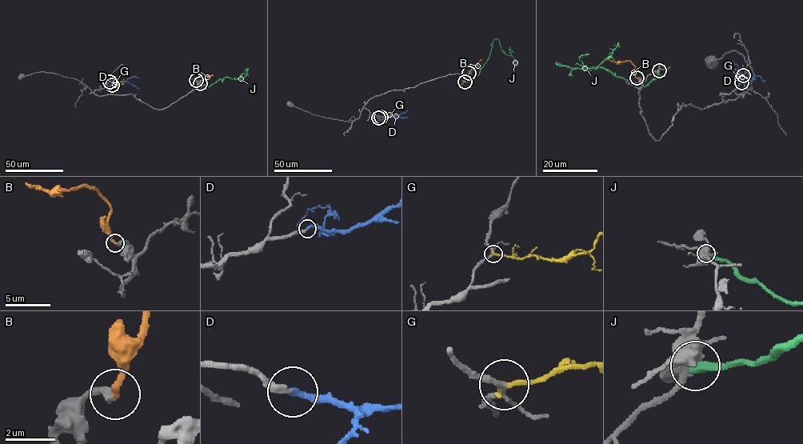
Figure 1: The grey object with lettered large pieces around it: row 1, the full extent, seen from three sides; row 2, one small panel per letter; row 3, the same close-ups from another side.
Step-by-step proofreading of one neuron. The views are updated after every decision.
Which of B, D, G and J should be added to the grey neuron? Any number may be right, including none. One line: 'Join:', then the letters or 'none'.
Join: B, D

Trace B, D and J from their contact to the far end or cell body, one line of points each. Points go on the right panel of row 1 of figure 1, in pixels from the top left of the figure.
B: (637, 78), (635, 66), (630, 62), (605, 59)
D: (741, 82), (741, 74), (737, 66), (733, 62), (726, 66)
J: (659, 71), (648, 85), (641, 86), (602, 67), (569, 68), (557, 63), (595, 69), (618, 46), (613, 45)

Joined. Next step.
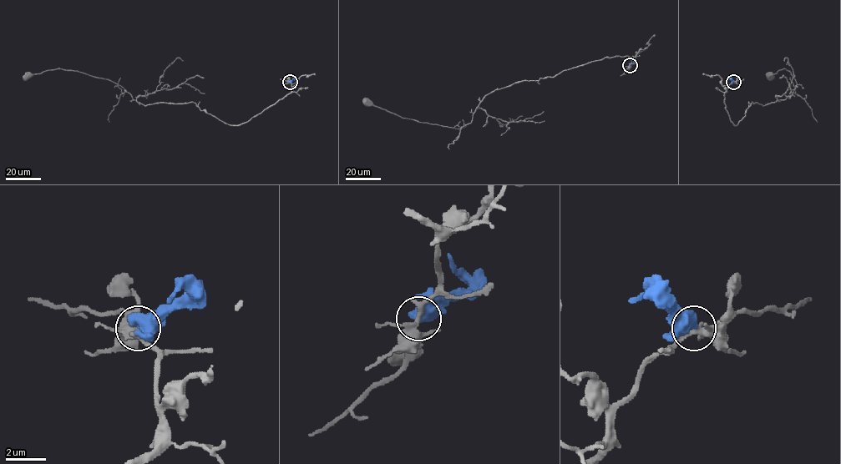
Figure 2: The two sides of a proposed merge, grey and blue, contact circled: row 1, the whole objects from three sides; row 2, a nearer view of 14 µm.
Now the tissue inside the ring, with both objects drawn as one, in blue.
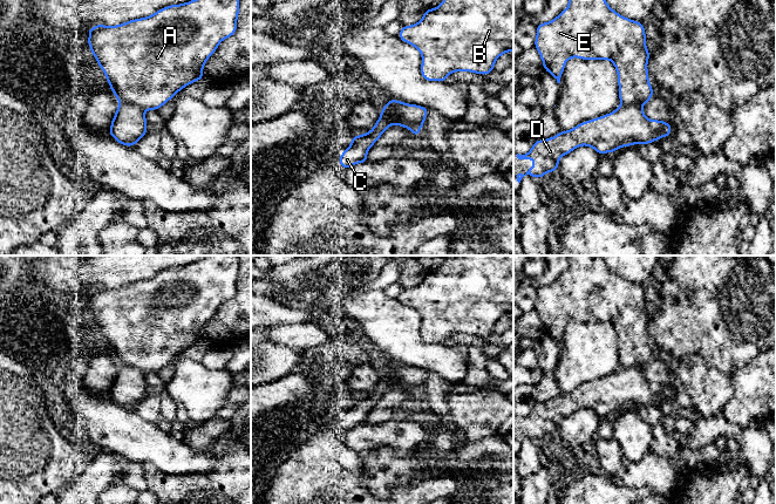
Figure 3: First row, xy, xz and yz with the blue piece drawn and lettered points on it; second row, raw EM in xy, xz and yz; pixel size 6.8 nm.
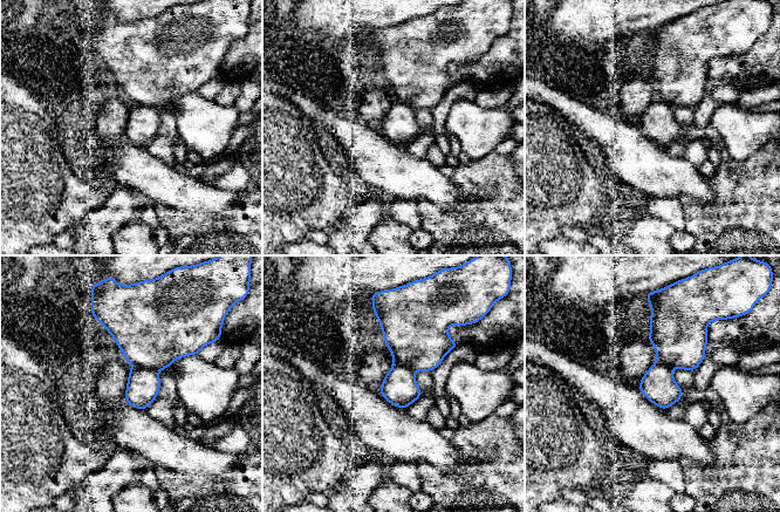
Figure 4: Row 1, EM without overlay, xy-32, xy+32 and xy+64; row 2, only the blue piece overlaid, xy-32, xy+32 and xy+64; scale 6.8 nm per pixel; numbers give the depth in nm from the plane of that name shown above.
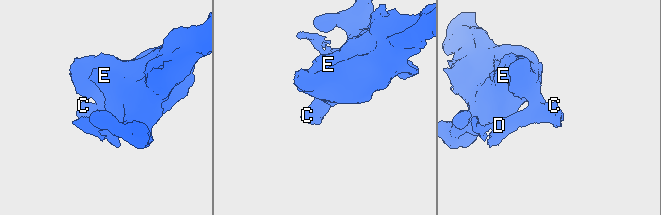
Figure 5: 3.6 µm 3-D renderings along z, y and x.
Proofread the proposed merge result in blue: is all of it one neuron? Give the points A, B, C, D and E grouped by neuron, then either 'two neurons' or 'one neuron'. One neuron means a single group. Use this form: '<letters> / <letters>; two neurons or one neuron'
A B E / C D; two neurons

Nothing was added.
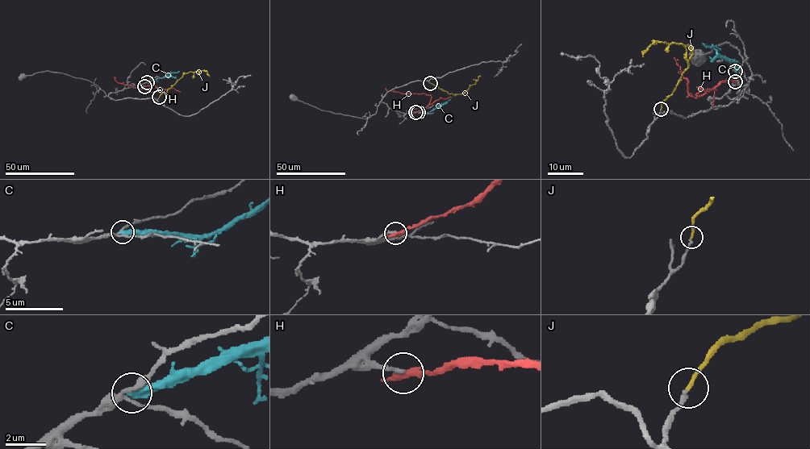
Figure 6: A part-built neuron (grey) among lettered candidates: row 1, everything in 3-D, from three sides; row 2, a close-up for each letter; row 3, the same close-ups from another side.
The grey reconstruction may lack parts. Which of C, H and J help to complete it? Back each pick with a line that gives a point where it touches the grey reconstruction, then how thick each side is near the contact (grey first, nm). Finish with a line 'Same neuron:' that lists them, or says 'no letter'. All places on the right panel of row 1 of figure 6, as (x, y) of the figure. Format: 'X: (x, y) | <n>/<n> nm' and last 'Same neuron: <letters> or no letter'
J: (661, 109) | 220/190 nm
Same neuron: J

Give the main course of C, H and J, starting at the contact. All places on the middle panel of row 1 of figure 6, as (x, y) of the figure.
C: (418, 112), (430, 112), (450, 99)
H: (415, 112), (426, 107), (430, 101), (430, 95), (402, 93), (386, 90), (385, 88)
J: (430, 83), (454, 95), (463, 93), (481, 76)

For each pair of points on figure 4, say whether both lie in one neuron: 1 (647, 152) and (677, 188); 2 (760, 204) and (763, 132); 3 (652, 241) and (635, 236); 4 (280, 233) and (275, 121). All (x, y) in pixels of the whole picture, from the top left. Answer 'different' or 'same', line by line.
1: same
2: different
3: same
4: same

